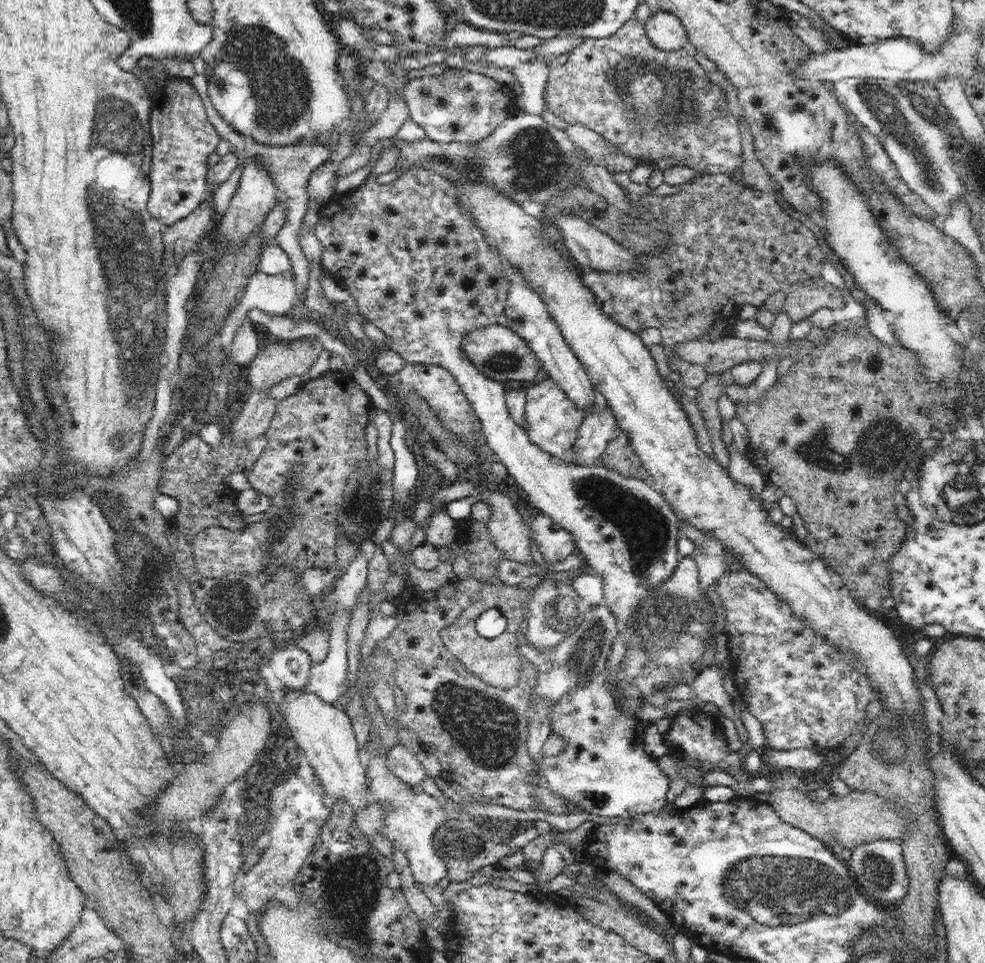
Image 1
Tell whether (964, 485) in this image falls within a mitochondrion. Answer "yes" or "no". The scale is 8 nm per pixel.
yes

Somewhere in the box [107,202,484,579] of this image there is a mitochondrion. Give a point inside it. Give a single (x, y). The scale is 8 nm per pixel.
(279, 528)

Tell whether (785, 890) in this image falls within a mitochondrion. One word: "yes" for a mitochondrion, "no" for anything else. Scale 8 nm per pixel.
yes

